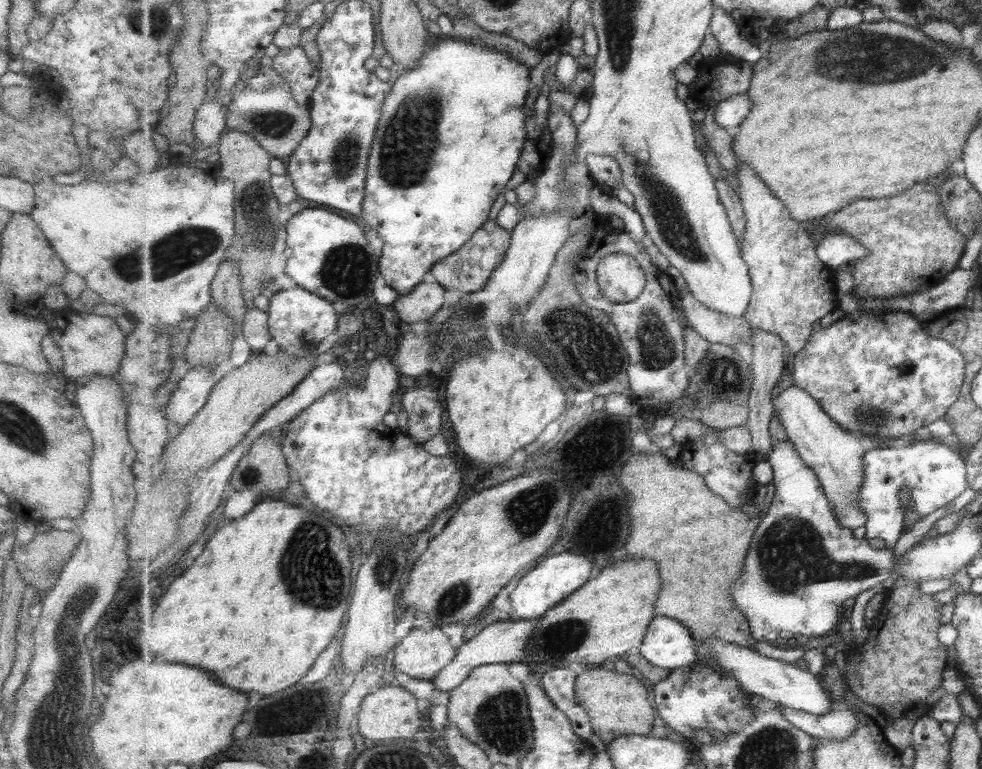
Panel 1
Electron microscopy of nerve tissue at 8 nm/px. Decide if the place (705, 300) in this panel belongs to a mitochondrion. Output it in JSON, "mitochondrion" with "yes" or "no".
{"mitochondrion":"no"}

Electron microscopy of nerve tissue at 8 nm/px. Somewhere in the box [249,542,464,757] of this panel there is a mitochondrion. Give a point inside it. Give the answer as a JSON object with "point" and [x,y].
{"point":[388,561]}

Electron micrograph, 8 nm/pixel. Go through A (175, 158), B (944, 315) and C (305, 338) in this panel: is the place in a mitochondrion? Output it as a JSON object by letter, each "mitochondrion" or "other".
{"A":"other","B":"other","C":"mitochondrion"}

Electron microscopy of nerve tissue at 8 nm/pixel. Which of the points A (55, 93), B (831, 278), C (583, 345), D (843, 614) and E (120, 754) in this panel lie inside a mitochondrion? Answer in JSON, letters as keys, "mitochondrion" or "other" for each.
{"A":"other","B":"other","C":"mitochondrion","D":"other","E":"other"}

